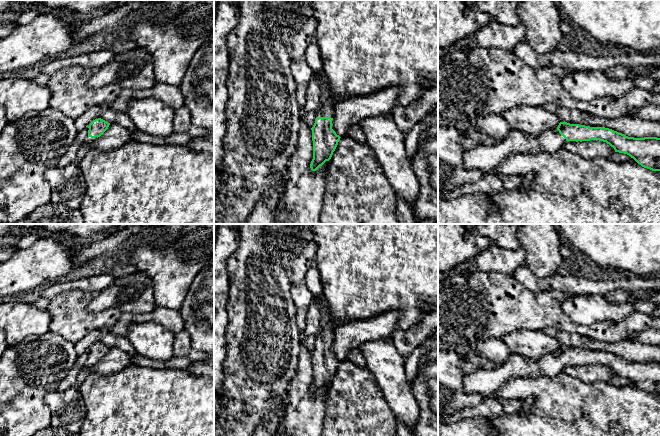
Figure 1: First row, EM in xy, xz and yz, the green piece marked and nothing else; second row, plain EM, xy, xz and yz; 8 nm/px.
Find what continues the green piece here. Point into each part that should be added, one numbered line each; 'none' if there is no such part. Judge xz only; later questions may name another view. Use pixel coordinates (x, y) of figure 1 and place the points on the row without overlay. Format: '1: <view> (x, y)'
1: xz (327, 334)

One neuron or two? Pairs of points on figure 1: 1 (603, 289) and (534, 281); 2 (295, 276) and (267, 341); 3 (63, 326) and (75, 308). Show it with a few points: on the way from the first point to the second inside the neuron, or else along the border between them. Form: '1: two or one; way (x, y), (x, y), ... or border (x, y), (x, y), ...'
1: one; way (586, 286), (551, 282)
2: two; border (278, 263), (291, 283)
3: one; way (65, 322), (71, 312)

